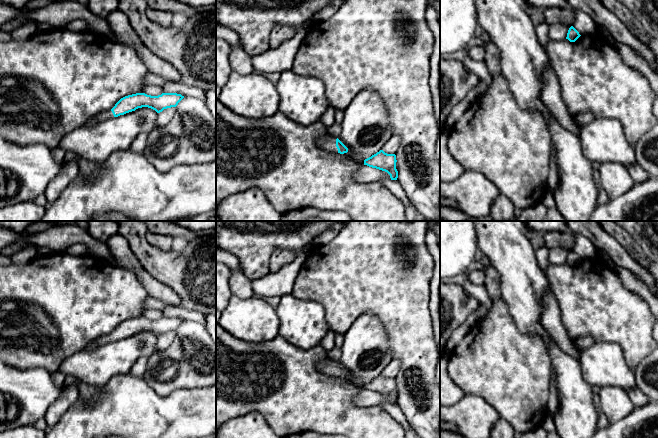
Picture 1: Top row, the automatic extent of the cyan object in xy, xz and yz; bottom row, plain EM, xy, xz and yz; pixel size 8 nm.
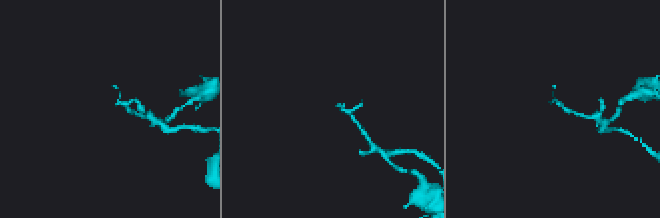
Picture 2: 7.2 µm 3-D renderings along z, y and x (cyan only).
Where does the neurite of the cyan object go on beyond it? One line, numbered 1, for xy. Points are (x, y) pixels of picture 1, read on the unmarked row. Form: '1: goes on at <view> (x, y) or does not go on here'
1: goes on at xy (104, 340)

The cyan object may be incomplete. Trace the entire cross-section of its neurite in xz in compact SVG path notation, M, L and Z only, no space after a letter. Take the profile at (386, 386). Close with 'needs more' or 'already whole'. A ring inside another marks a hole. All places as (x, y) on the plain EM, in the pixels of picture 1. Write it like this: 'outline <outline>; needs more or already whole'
outline M380 374L376 378L364 384L364 389L387 396L391 404L397 404L398 395L396 393L396 379L387 378Z; already whole

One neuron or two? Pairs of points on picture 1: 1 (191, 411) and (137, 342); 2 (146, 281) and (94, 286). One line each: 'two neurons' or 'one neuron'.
1: two neurons
2: two neurons

